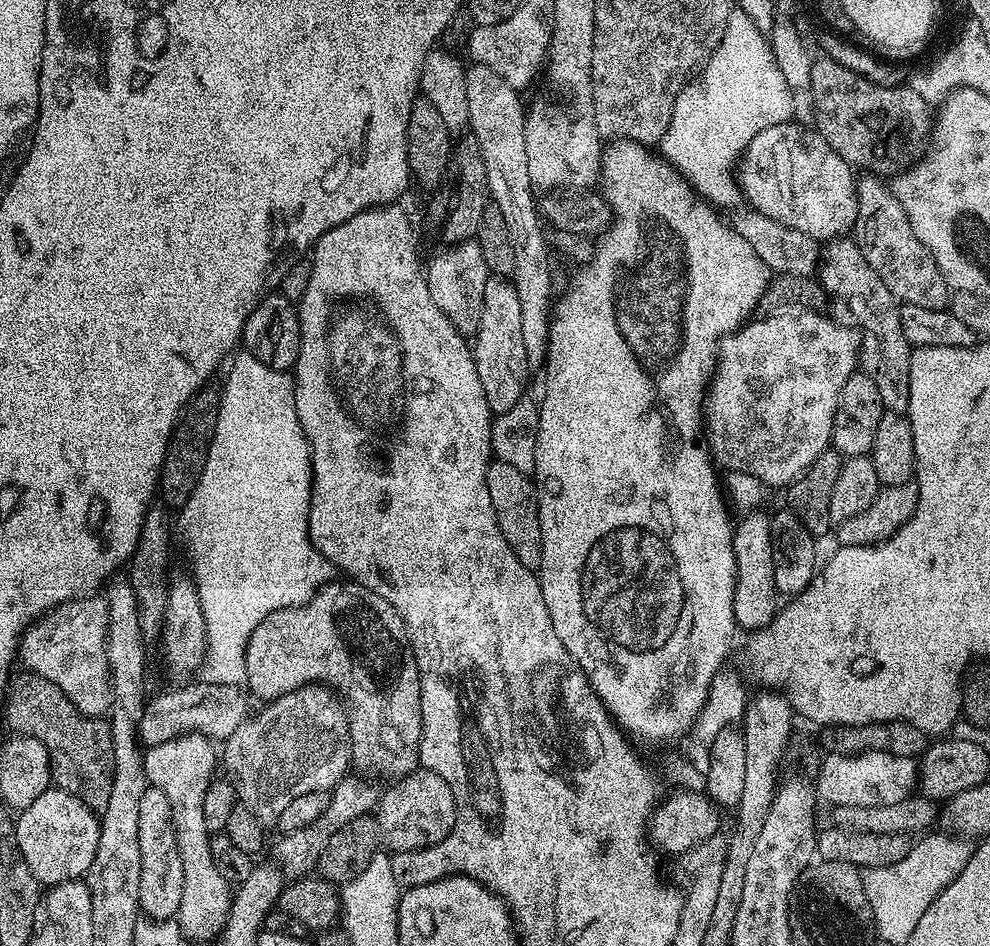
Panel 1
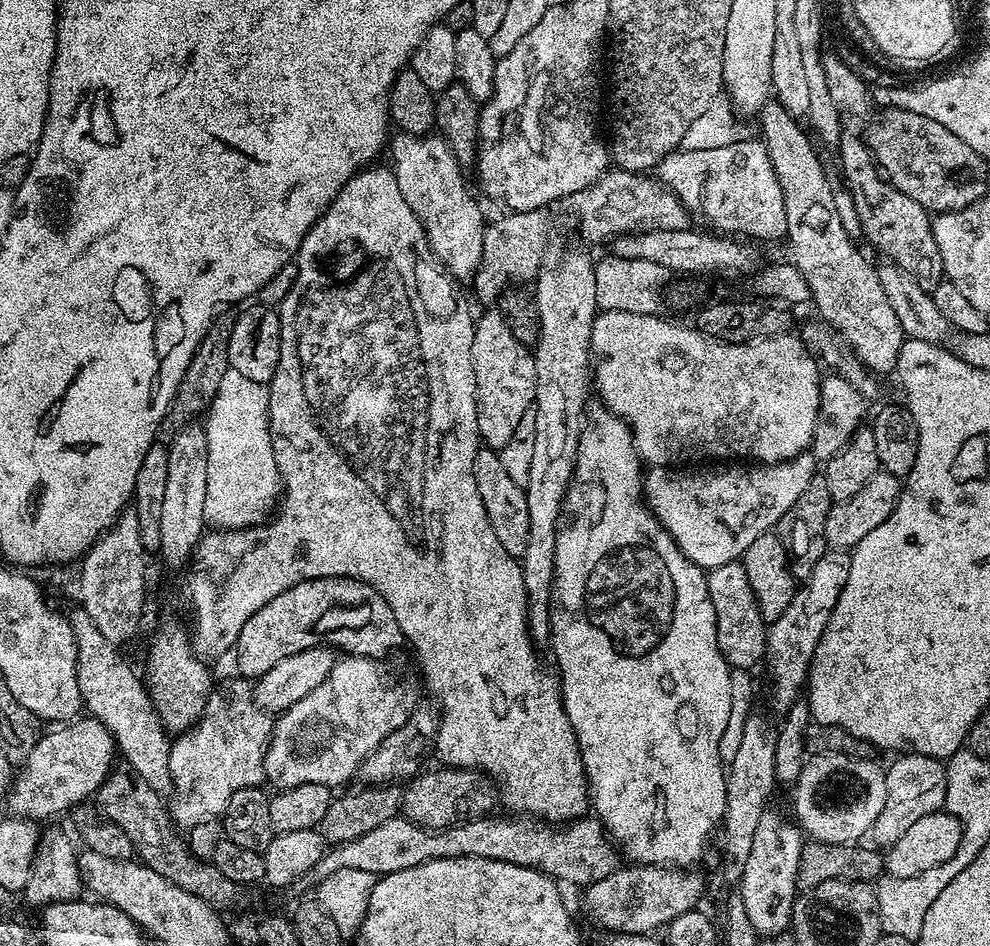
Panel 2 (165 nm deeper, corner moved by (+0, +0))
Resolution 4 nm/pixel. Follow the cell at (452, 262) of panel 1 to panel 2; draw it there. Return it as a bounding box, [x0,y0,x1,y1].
[390,131,486,282]

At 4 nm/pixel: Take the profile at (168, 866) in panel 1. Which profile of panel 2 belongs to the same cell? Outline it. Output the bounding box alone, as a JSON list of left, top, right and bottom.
[170,678,273,830]

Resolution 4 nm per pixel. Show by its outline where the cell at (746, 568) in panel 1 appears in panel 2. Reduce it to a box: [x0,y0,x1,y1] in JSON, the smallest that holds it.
[707,560,768,669]

